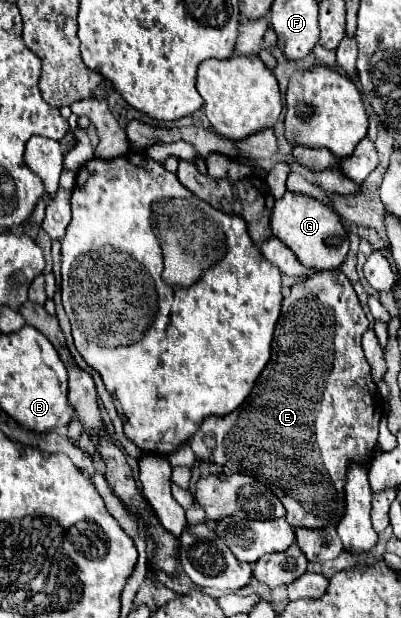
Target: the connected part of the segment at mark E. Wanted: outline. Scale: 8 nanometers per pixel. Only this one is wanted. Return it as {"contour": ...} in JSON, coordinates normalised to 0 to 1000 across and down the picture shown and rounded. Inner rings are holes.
{"contour":[[[843,435],[838,439],[798,439],[798,442],[783,442],[778,448],[768,448],[763,455],[753,455],[743,461],[728,461],[723,474],[703,487],[703,506],[698,506],[698,516],[693,516],[693,526],[688,526],[688,539],[683,539],[683,552],[678,552],[678,578],[673,578],[668,591],[648,604],[633,629],[613,642],[613,649],[579,672],[514,675],[504,681],[494,701],[484,701],[484,707],[469,714],[479,730],[489,733],[489,743],[514,746],[514,749],[544,749],[544,752],[554,752],[559,765],[618,765],[623,772],[633,772],[653,785],[673,788],[678,798],[708,817],[713,840],[728,853],[793,856],[793,853],[813,853],[813,850],[843,850],[843,843],[853,840],[853,830],[858,830],[863,752],[873,746],[888,746],[888,749],[923,749],[928,746],[933,723],[943,717],[943,684],[953,678],[953,646],[943,639],[938,620],[928,617],[923,591],[908,578],[908,568],[898,565],[898,549],[903,549],[903,539],[913,532],[918,532],[918,516],[903,503],[903,494],[898,494],[893,481],[888,481],[888,471],[878,468],[873,455],[863,451],[863,445],[853,439],[843,439]]]}

